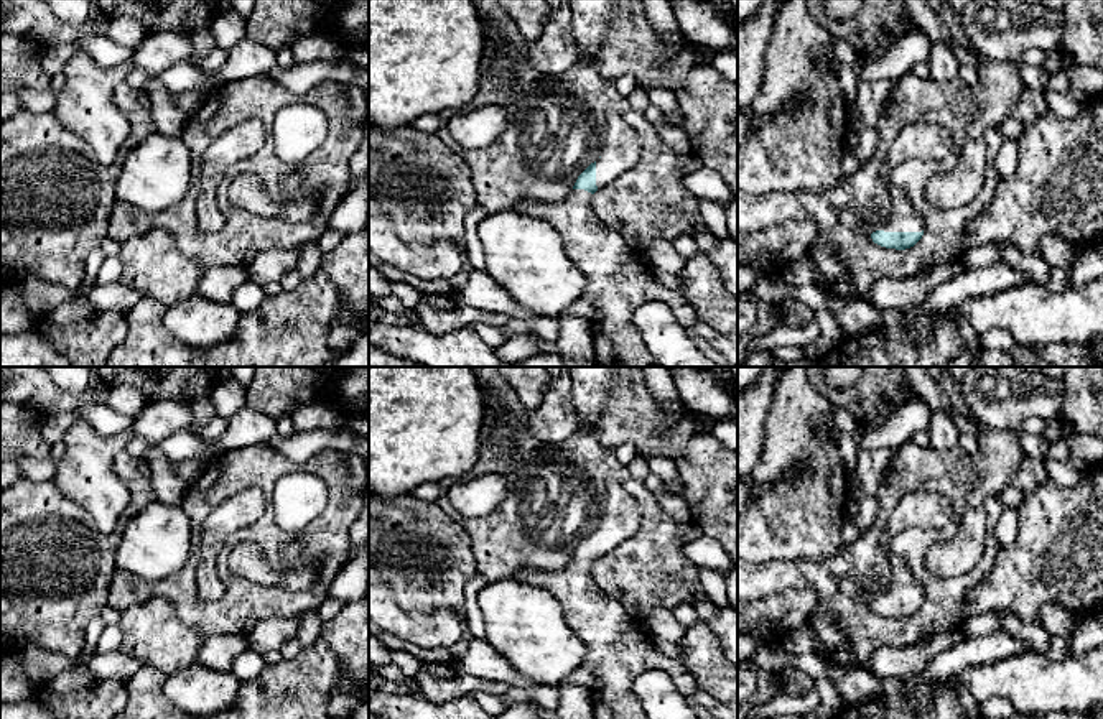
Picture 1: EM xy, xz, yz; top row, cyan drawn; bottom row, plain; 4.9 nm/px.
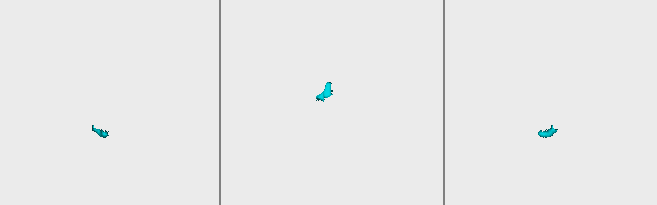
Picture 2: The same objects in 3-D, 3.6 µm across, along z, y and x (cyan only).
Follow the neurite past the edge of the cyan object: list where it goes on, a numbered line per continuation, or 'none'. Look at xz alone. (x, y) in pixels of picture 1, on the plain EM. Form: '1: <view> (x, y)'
1: xz (621, 519)

